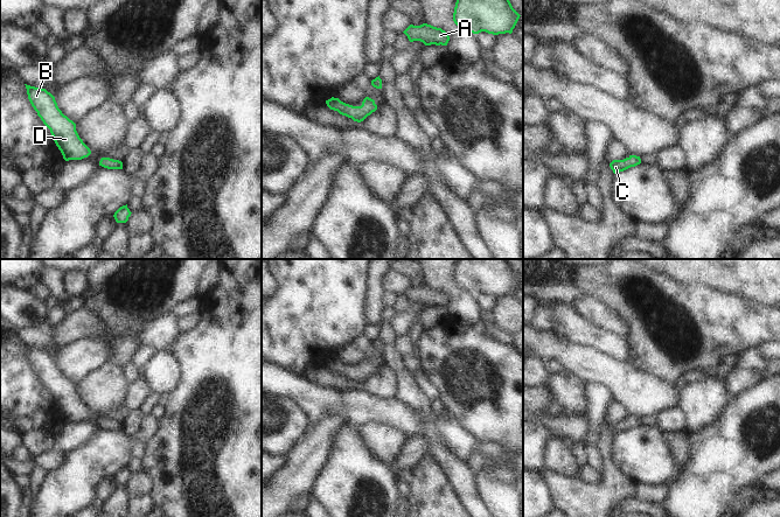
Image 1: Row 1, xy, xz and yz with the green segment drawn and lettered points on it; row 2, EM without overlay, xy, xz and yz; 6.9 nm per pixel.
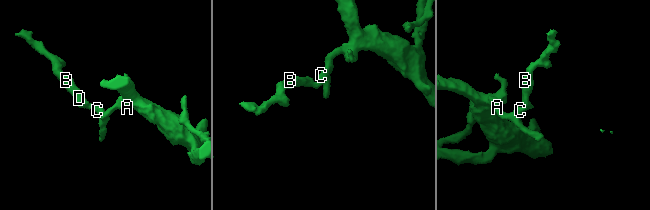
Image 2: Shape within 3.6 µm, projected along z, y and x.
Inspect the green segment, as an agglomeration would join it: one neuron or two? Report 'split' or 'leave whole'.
leave whole

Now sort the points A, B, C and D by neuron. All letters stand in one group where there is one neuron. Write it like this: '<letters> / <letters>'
A B C D

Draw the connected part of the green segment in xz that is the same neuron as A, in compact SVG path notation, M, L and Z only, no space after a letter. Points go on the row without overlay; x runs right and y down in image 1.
M427 285L420 287L410 286L403 294L408 298L410 303L420 302L425 307L447 307L450 302L450 298L445 292Z

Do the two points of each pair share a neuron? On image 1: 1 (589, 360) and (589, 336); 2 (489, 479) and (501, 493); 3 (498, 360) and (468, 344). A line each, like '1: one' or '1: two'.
1: two
2: one
3: one

